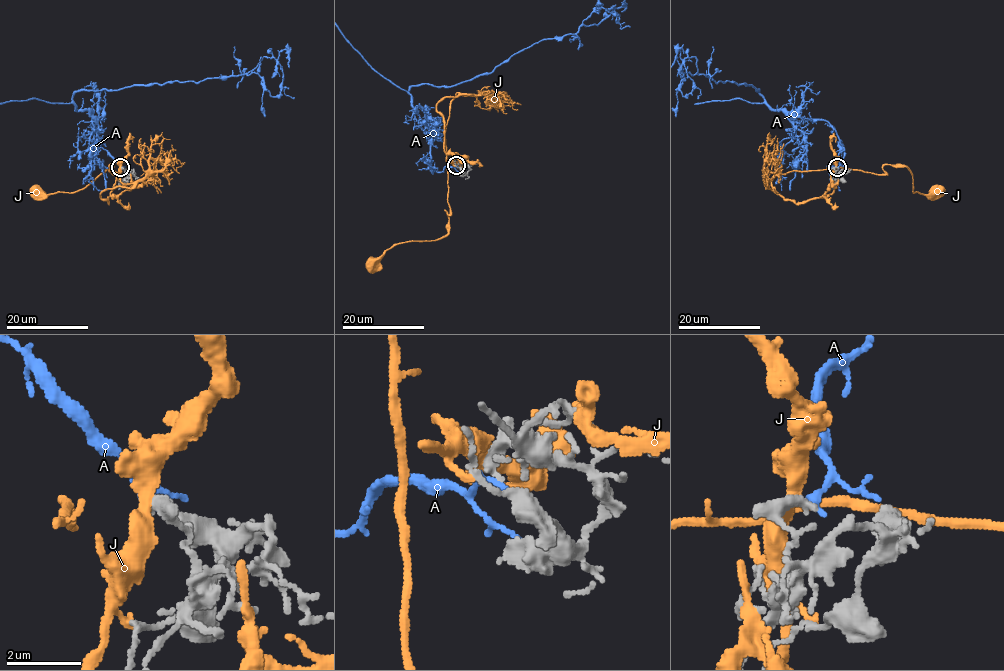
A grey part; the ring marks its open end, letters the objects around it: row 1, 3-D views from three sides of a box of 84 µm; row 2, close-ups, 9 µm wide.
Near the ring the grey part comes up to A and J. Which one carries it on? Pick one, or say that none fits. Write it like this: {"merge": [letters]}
{"merge": ["A"]}

